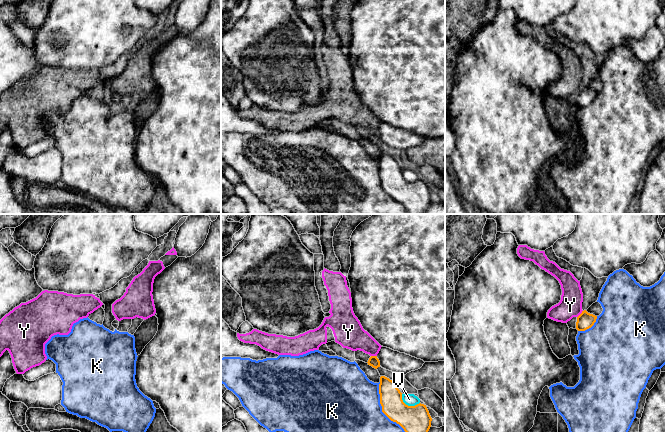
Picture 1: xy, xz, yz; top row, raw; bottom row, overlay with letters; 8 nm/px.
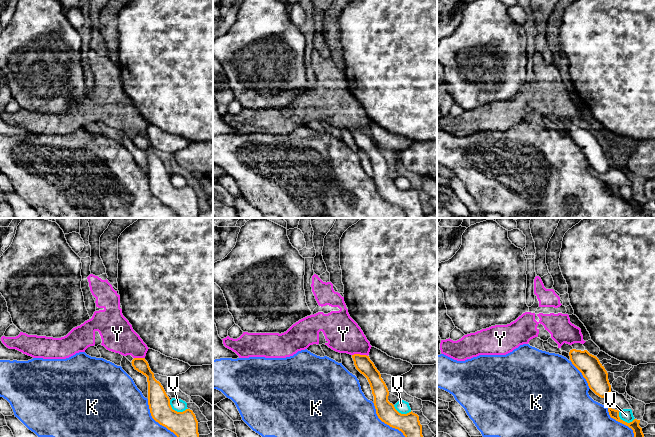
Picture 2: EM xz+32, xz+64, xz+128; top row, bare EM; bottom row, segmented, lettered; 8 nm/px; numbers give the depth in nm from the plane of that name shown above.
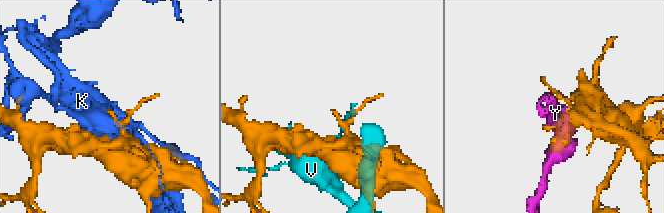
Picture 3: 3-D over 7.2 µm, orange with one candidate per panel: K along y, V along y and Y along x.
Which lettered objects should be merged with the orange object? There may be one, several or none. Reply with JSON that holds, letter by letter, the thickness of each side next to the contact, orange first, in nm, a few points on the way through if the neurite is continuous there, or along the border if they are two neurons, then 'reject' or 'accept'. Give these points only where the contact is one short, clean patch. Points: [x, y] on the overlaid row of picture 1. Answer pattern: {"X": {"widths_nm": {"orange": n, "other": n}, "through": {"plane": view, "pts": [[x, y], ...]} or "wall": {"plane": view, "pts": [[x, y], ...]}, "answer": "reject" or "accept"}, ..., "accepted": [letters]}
{"K": {"widths_nm": {"orange": 200, "other": 440}, "answer": "reject"}, "V": {"widths_nm": {"orange": 220, "other": 100}, "answer": "reject"}, "Y": {"widths_nm": {"orange": 140, "other": 190}, "answer": "reject"}, "accepted": []}

